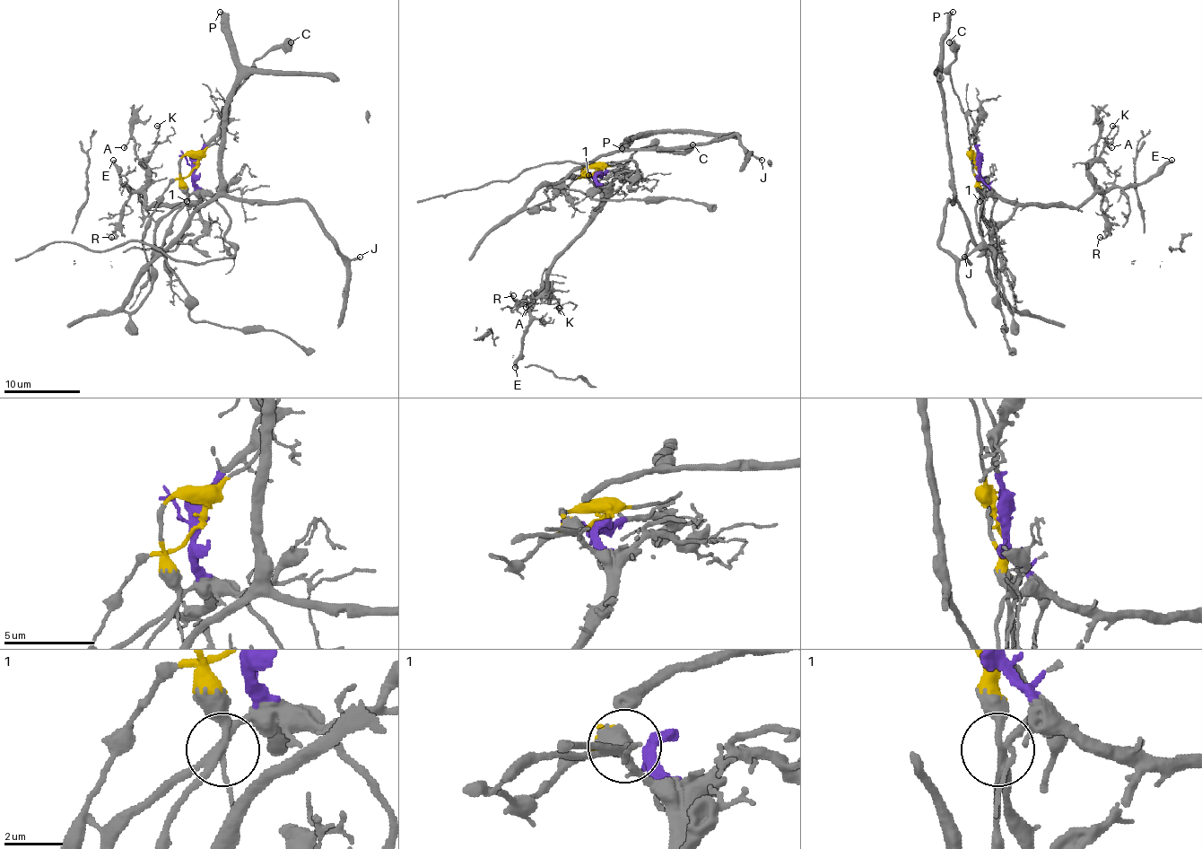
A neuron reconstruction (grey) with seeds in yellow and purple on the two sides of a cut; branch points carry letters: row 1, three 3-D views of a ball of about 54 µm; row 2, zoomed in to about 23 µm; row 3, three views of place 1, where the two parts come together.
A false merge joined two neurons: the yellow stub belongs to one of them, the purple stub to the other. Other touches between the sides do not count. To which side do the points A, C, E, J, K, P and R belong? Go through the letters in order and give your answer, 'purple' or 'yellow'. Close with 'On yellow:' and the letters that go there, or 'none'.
A: purple
C: yellow
E: purple
J: yellow
K: purple
P: yellow
R: purple
On yellow: C, J, P

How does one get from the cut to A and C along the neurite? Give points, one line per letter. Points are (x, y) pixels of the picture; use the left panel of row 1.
A: (195, 167), (196, 201), (149, 206), (143, 191), (145, 165), (130, 138), (125, 148)
C: (195, 167), (196, 159), (223, 131), (229, 96), (256, 60), (291, 41)

